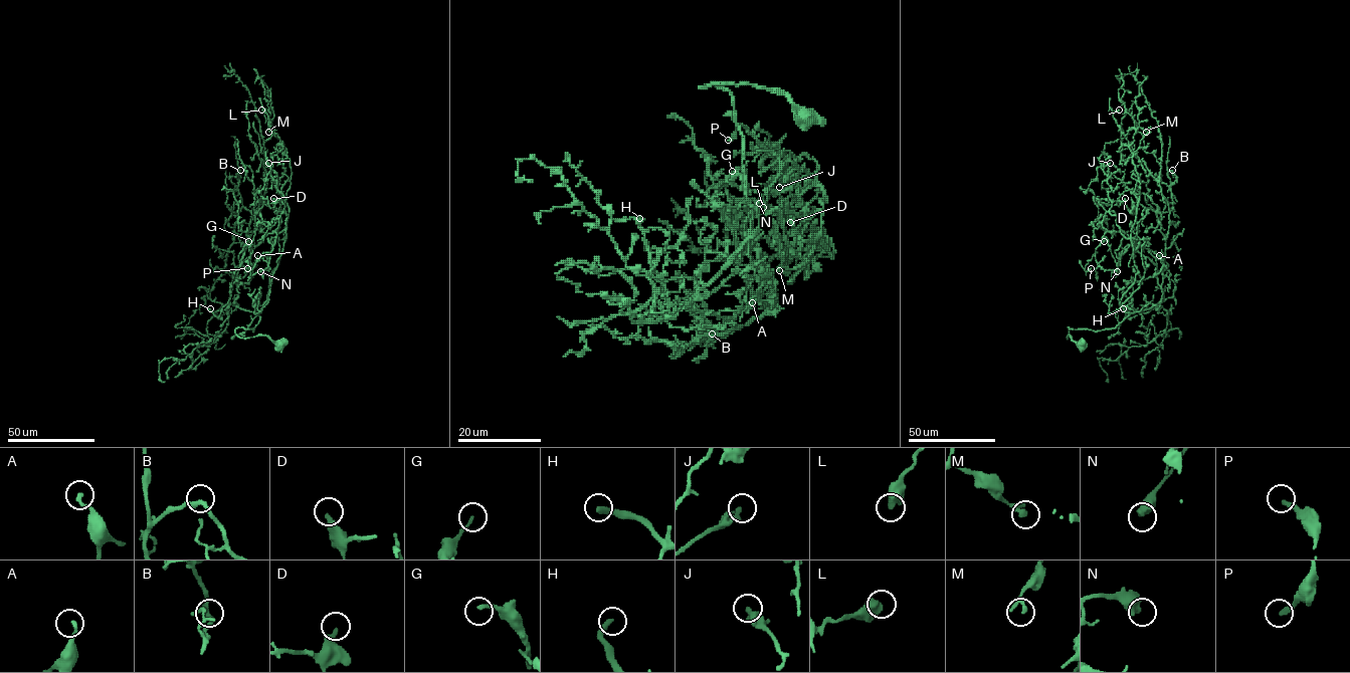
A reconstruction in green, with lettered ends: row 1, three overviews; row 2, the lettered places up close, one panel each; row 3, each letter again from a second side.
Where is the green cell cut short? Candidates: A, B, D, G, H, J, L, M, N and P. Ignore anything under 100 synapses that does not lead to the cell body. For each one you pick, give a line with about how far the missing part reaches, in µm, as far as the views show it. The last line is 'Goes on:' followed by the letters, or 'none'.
H: about 110 µm are missing
Goes on: H

